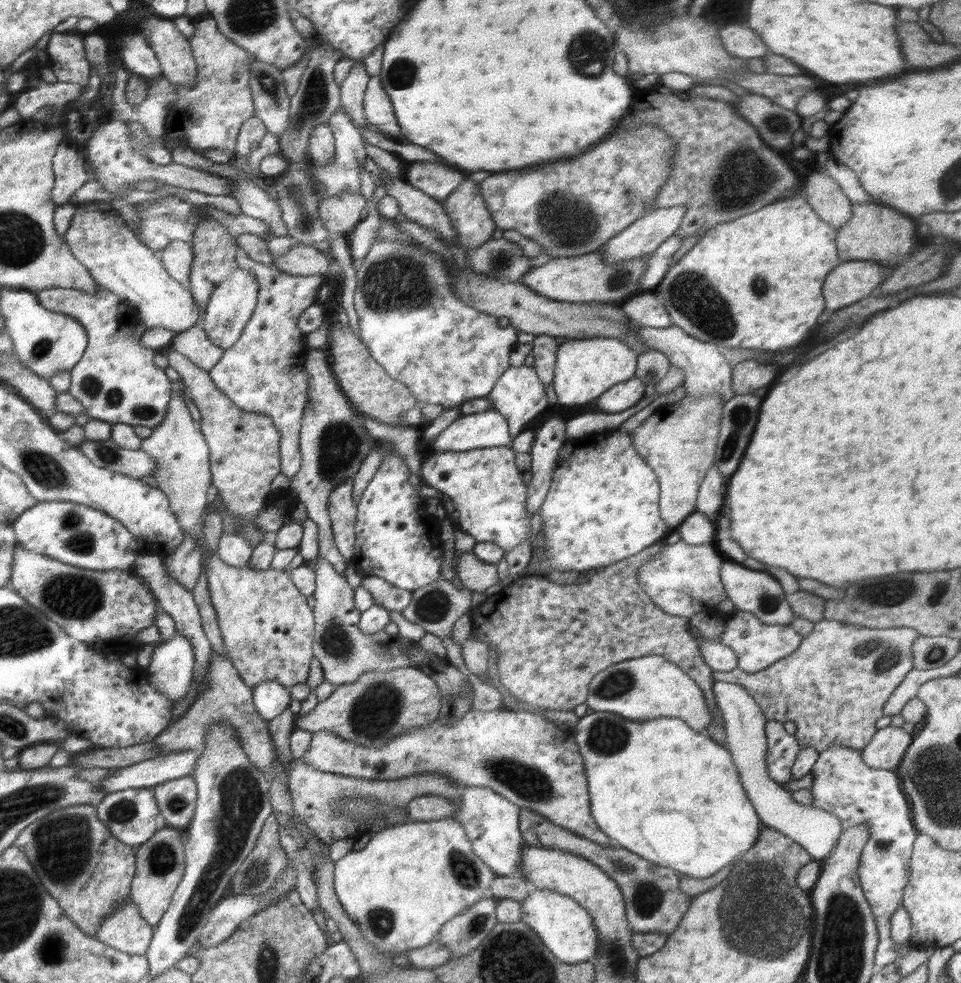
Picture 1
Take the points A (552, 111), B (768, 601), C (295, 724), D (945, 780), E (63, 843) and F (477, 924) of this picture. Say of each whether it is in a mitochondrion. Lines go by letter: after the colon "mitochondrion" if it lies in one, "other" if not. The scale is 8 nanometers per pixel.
A: other
B: mitochondrion
C: other
D: mitochondrion
E: mitochondrion
F: mitochondrion

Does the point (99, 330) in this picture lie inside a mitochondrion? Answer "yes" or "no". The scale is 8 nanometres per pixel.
no

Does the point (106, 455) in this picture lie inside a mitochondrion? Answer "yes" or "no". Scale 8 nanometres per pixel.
yes

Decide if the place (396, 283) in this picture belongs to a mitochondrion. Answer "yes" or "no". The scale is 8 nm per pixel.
yes

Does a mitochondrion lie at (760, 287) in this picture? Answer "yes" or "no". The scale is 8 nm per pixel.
yes

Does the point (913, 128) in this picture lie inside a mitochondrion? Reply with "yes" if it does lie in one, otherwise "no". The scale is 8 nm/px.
no

